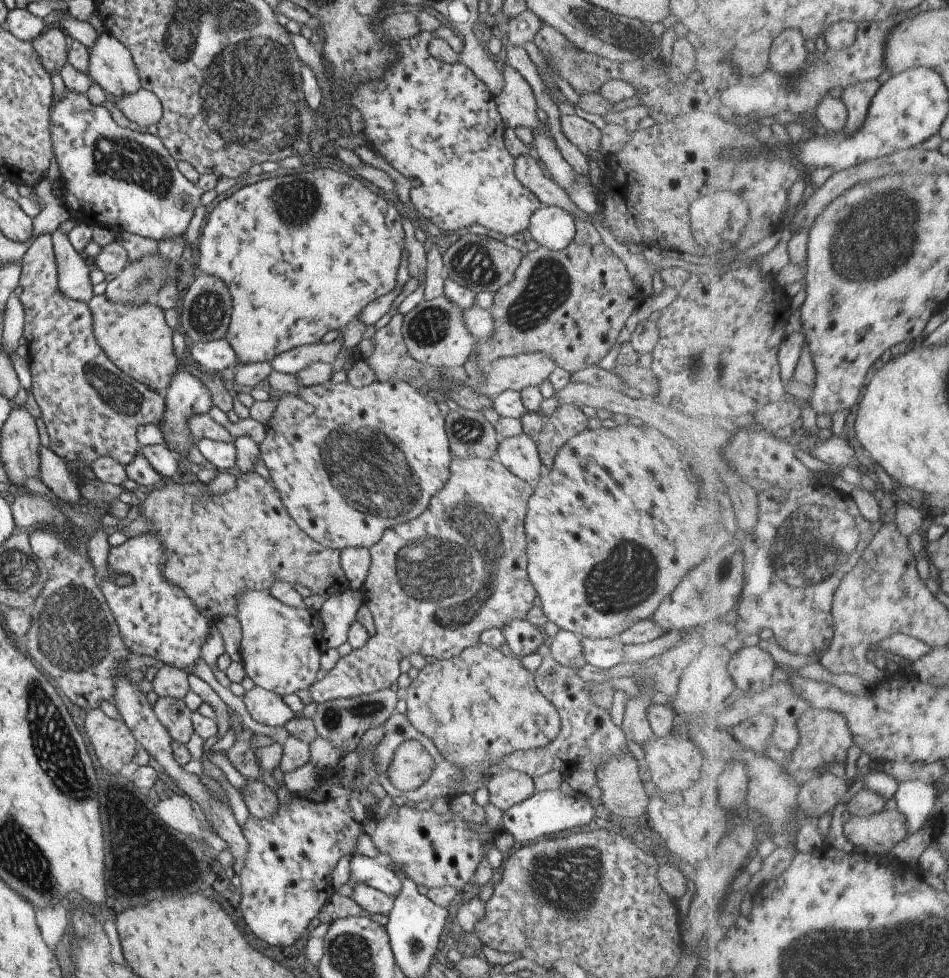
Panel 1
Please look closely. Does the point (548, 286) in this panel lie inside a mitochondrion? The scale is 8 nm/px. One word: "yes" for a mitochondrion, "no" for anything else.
yes

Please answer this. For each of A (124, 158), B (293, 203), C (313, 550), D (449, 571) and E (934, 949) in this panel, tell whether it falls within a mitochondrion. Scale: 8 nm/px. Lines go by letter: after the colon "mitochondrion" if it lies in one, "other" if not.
A: mitochondrion
B: mitochondrion
C: other
D: mitochondrion
E: mitochondrion

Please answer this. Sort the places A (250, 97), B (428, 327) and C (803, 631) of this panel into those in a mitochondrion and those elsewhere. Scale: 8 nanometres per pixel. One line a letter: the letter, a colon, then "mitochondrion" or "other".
A: mitochondrion
B: mitochondrion
C: other

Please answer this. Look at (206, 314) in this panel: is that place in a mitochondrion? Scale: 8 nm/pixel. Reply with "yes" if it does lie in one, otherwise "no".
yes

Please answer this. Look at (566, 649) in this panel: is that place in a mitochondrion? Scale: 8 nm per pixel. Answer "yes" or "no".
no

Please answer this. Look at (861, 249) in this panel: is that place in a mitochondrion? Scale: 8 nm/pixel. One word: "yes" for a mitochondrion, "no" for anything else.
yes

